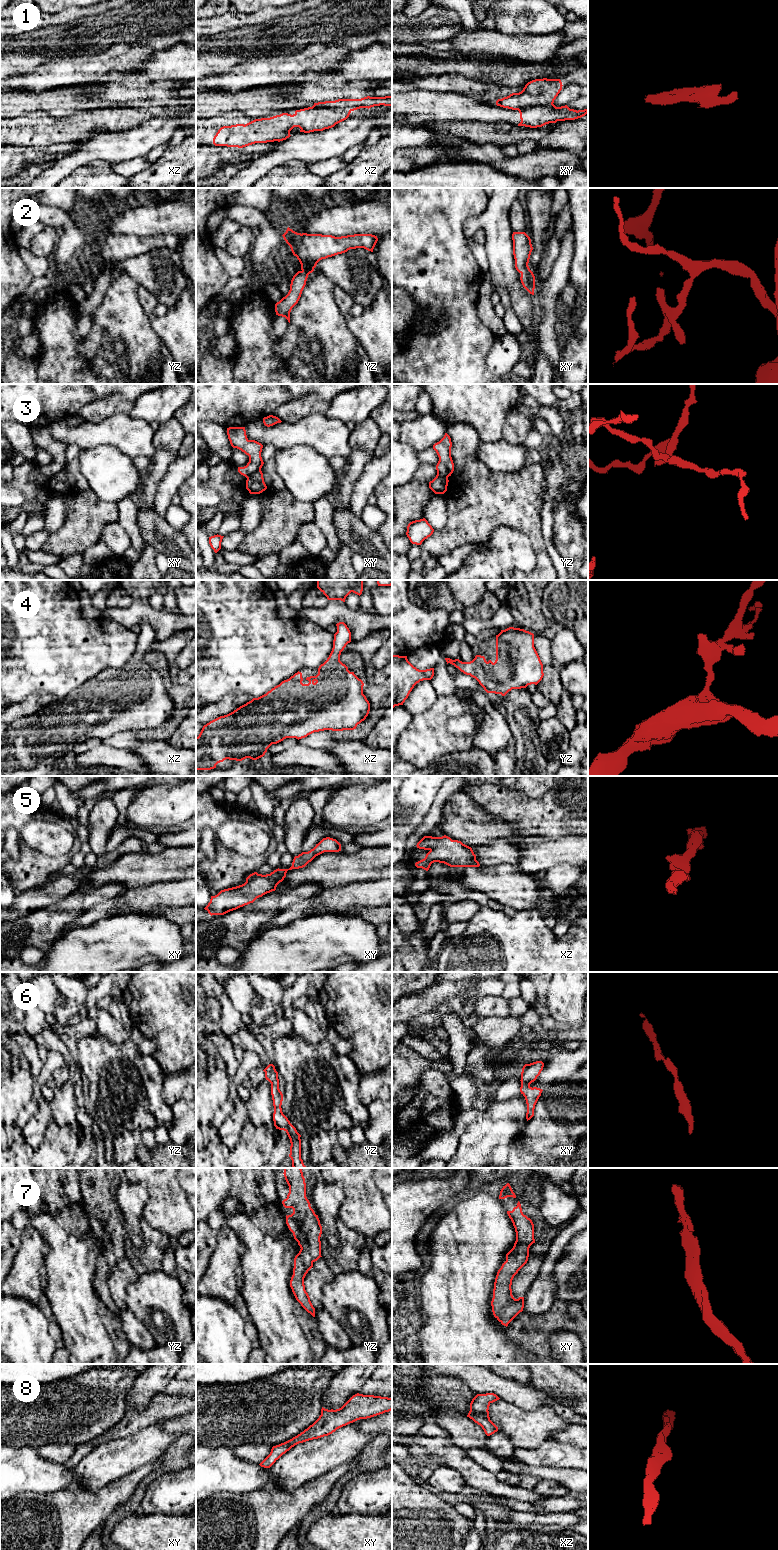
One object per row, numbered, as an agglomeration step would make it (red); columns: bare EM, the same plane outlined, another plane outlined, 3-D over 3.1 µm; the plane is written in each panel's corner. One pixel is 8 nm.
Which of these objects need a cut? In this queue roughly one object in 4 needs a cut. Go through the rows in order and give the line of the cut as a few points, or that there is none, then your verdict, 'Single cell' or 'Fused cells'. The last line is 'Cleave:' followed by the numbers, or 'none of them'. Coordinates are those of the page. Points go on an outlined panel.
1: Split along xy (552, 103), (527, 106), (518, 110). Fused cells
2: No split. Single cell
3: Split along xy (260, 469), (247, 478). Fused cells
4: No split. Single cell
5: No split. Single cell
6: No split. Single cell
7: No split. Single cell
8: No split. Single cell
Cleave: 1, 3

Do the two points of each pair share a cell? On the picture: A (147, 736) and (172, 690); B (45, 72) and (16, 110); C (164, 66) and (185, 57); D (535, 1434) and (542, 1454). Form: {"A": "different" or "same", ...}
{"A": "same", "B": "different", "C": "same", "D": "different"}

